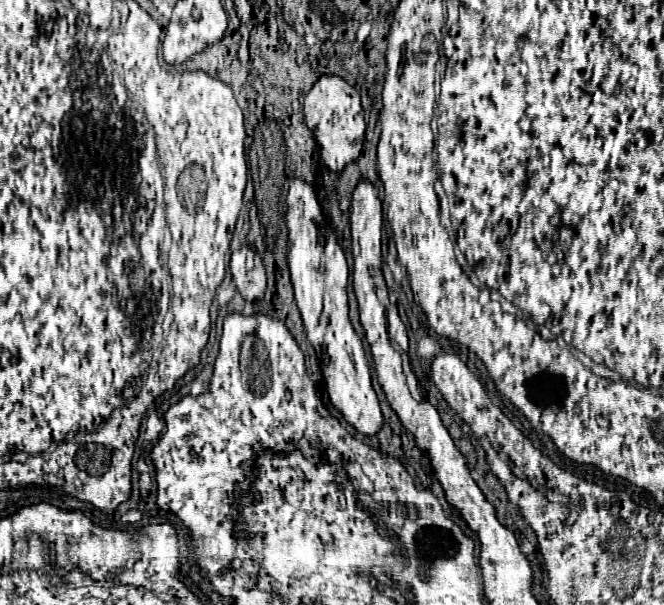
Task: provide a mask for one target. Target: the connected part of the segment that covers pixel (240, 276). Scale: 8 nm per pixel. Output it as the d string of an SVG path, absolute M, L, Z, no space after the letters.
M242 247L240 251L232 253L232 261L230 261L230 271L236 283L236 289L240 291L240 295L246 301L256 301L264 297L264 289L266 289L266 271L262 261L258 261L260 267L248 269L246 267L246 255L248 255L248 247Z

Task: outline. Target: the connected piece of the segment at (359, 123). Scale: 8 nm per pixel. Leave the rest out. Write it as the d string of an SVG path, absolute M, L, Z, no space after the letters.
M324 75L316 81L304 99L304 117L308 129L314 131L314 139L320 147L320 161L334 173L340 173L348 163L356 161L364 143L364 111L360 107L360 93L348 85L342 77Z

